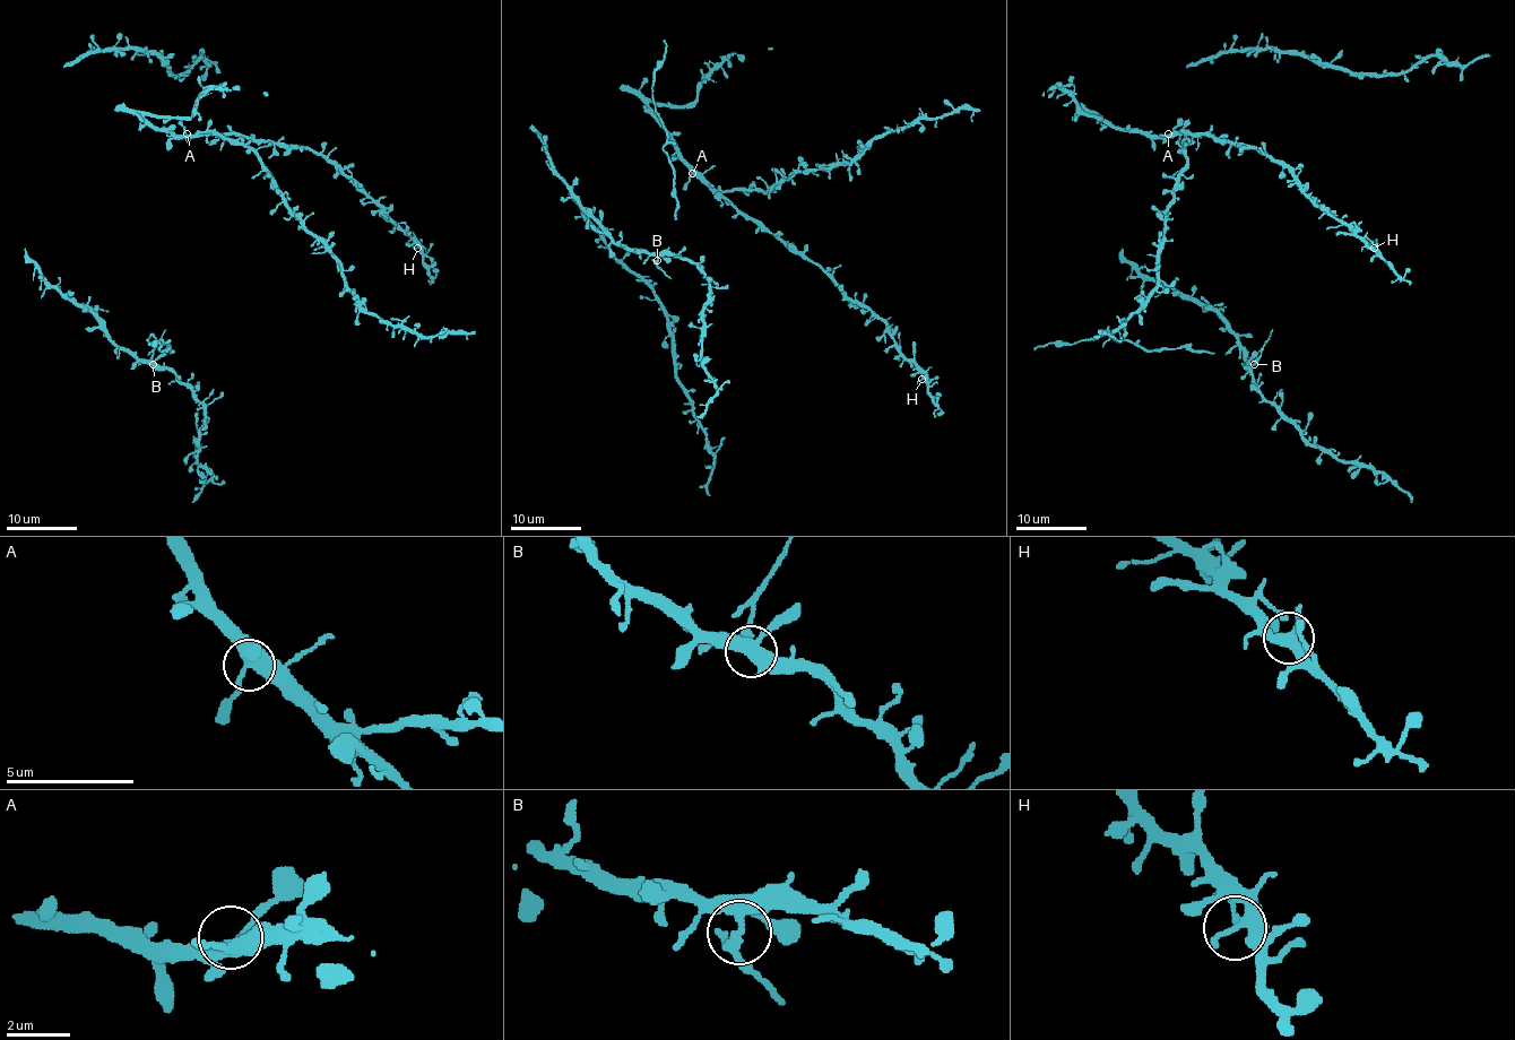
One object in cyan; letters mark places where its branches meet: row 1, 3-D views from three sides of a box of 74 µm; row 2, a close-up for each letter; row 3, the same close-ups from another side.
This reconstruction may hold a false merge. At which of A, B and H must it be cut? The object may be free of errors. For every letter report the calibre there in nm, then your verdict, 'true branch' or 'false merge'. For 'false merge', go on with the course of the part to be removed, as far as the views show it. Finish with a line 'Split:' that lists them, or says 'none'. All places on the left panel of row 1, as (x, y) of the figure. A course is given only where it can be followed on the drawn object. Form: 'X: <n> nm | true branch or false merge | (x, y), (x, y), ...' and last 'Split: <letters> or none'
A: 380 nm | true branch
B: 280 nm | false merge | (152, 364), (154, 348), (166, 328)
H: 320 nm | true branch
Split: B

